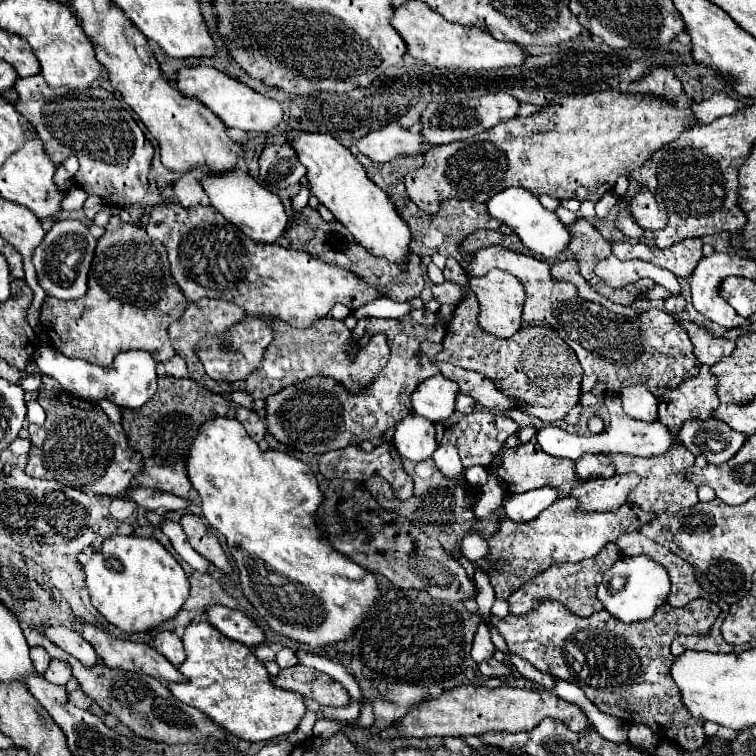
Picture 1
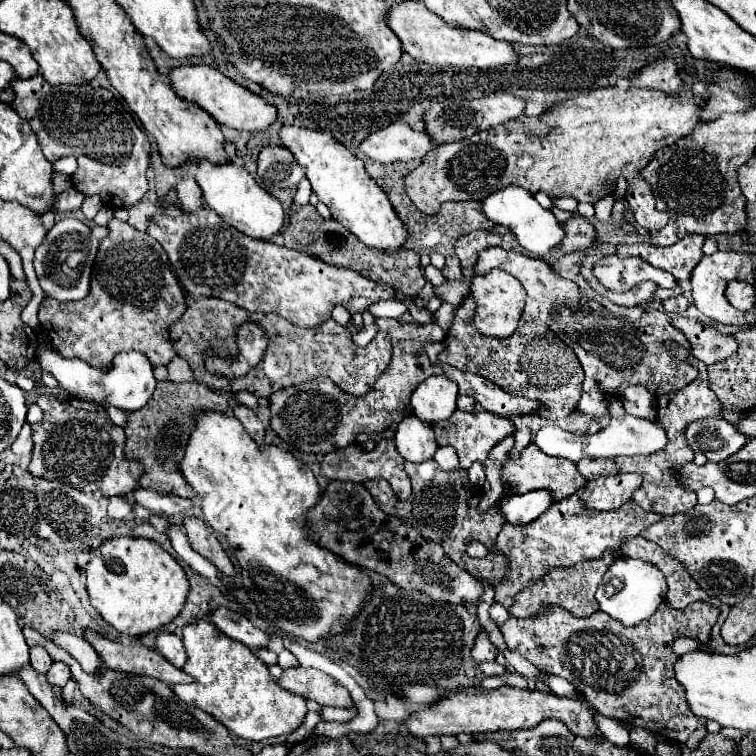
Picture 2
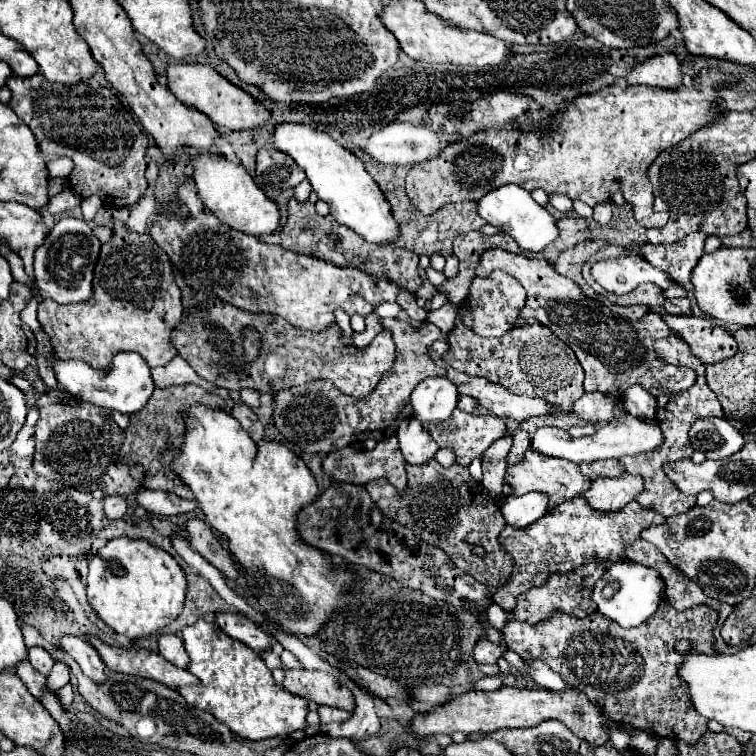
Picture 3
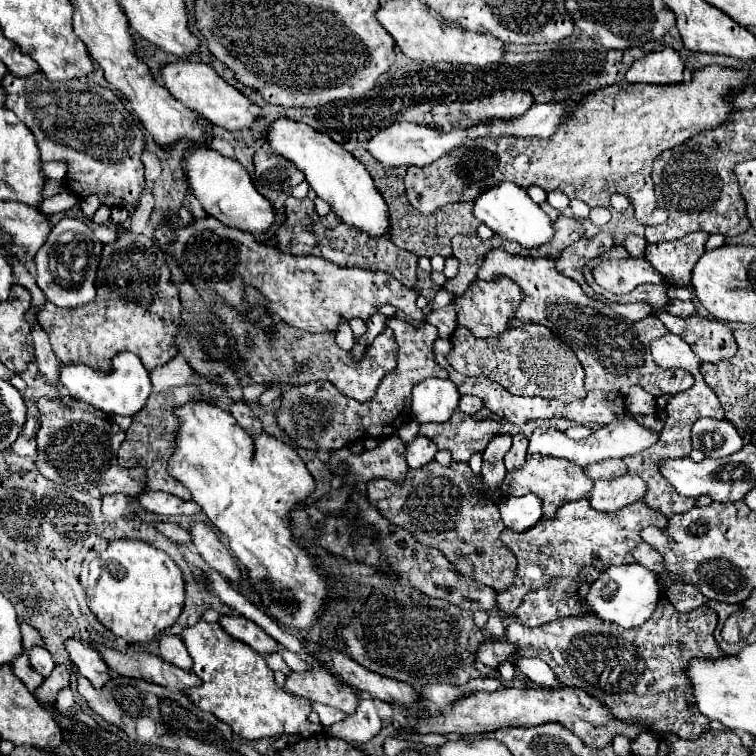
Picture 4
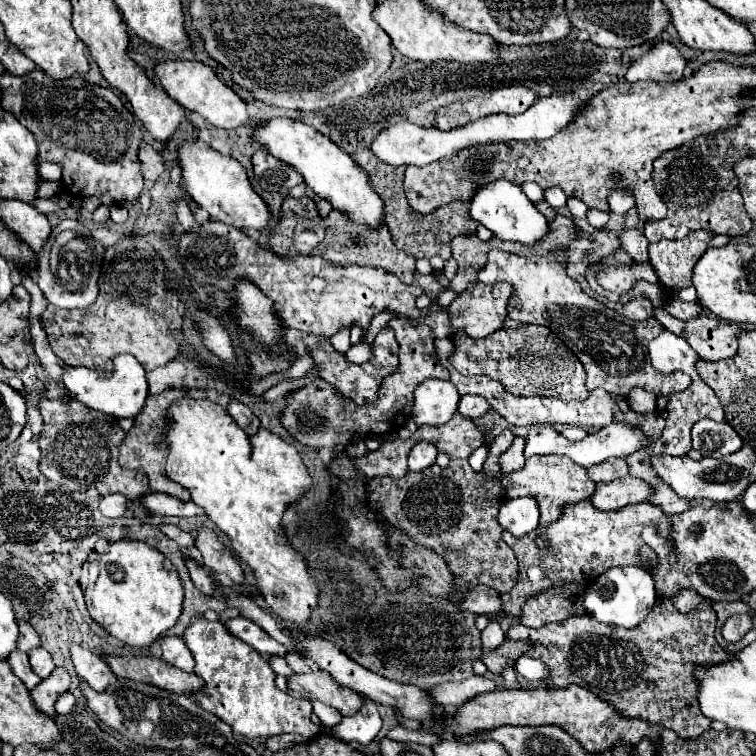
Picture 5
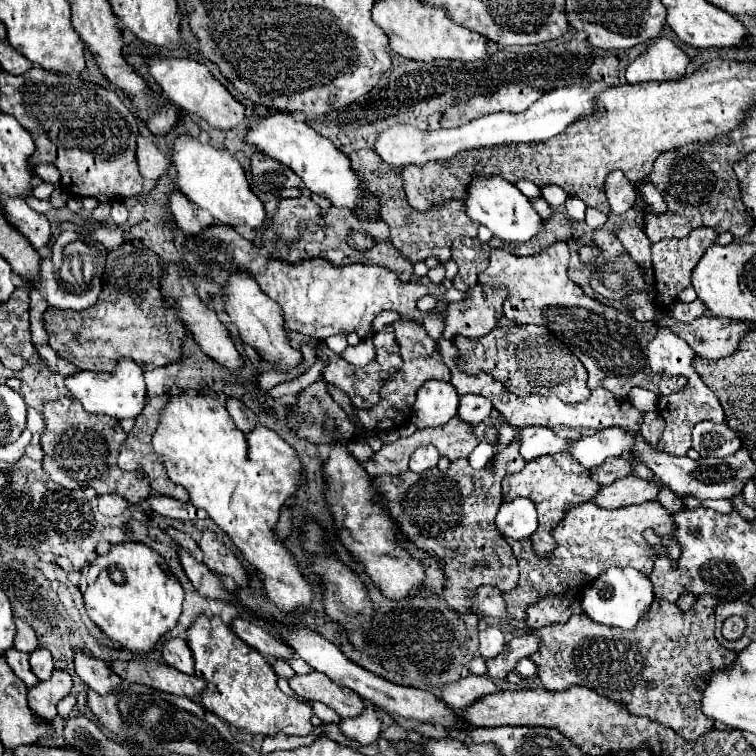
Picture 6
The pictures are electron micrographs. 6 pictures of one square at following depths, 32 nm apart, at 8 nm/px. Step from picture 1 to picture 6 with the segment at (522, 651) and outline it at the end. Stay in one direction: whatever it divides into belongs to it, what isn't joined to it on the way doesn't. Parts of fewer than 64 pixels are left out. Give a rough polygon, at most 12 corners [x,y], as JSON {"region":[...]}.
{"region":[[666,600],[634,630],[584,614],[534,632],[548,690],[588,686],[684,740],[738,652],[714,610]]}

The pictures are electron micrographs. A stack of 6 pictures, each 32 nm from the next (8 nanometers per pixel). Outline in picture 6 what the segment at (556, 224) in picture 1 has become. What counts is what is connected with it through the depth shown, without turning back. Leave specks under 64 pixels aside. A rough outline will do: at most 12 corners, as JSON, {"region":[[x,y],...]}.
{"region":[[472,176],[466,216],[506,242],[530,240],[542,218],[500,176]]}

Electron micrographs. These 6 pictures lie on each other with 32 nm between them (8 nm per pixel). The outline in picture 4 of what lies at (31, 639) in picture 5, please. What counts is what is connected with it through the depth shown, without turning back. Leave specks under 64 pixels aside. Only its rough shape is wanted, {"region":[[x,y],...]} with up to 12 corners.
{"region":[[22,622],[22,650],[44,646],[40,634]]}

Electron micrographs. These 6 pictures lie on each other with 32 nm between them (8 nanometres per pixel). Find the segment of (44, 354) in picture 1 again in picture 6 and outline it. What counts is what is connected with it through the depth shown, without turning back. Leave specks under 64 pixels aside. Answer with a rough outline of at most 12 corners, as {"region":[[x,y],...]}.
{"region":[[122,358],[112,374],[66,378],[90,414],[136,418],[146,402],[144,372]]}

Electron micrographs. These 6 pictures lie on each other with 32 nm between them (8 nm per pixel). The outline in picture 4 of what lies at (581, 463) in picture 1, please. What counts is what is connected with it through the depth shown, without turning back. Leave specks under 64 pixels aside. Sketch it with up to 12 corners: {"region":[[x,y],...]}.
{"region":[[611,458],[584,468],[590,480],[626,474],[622,459]]}

